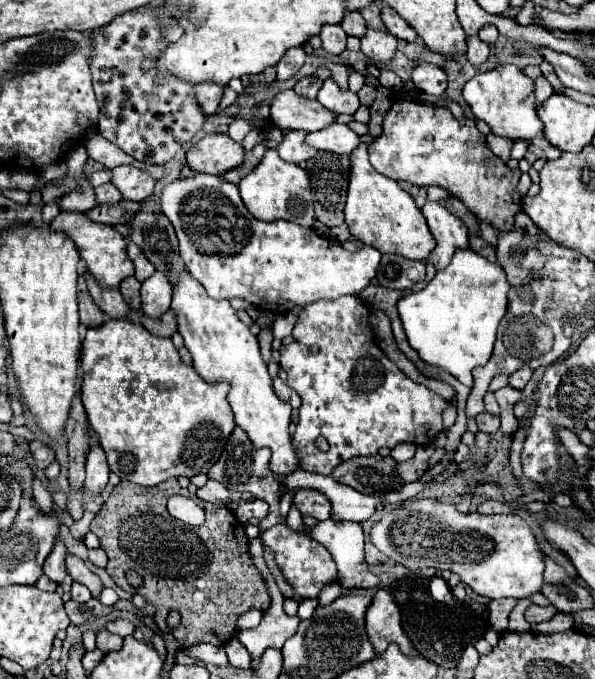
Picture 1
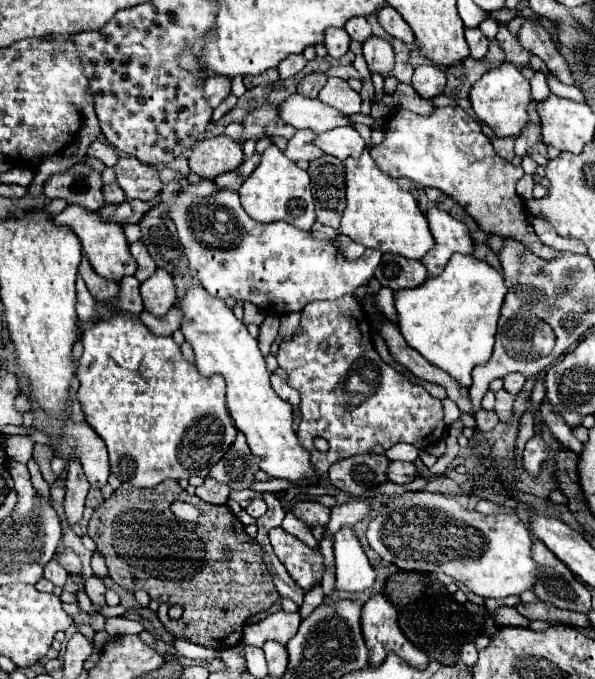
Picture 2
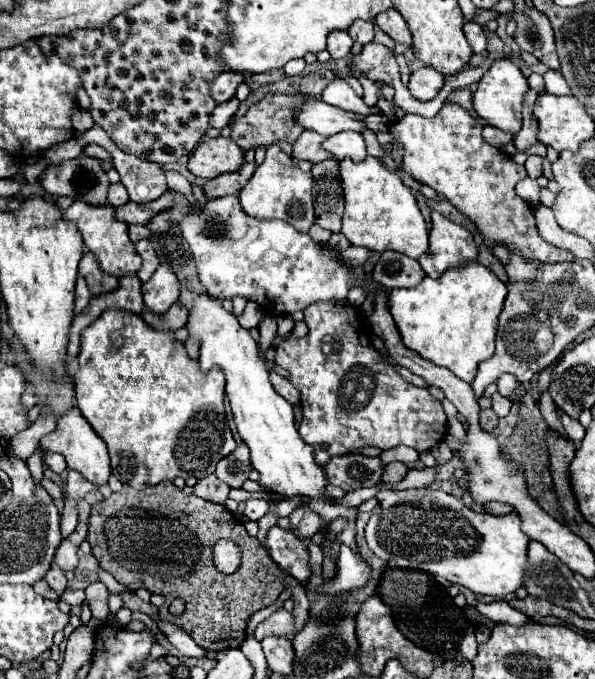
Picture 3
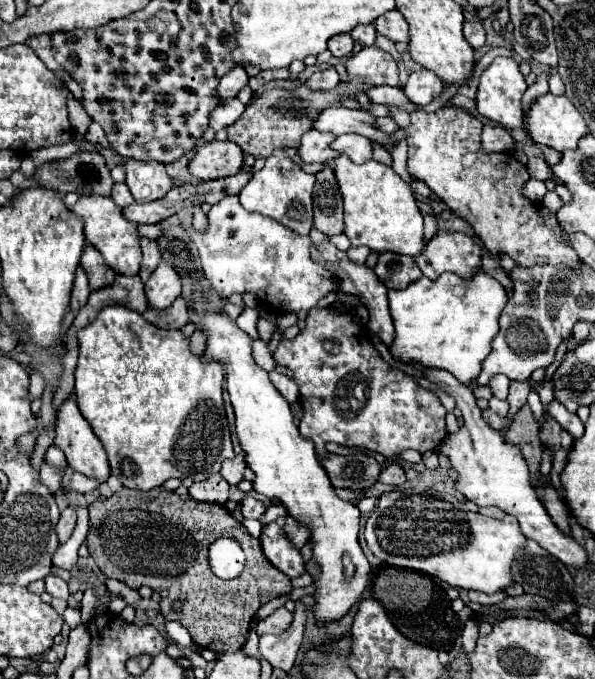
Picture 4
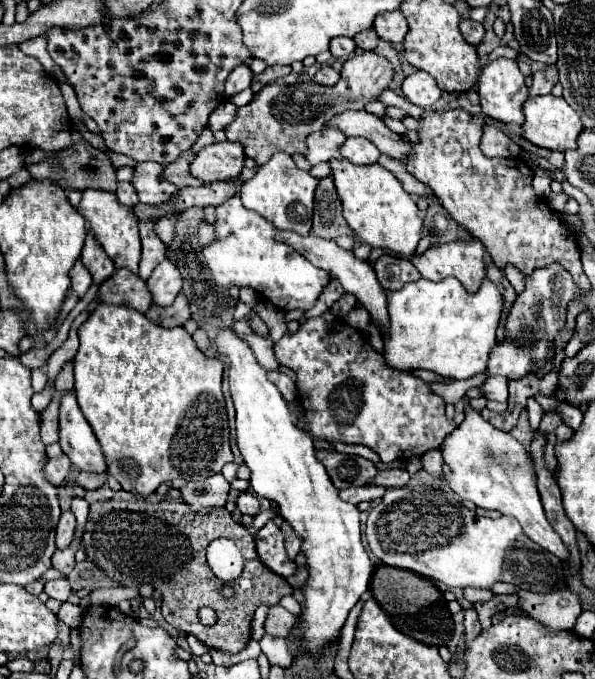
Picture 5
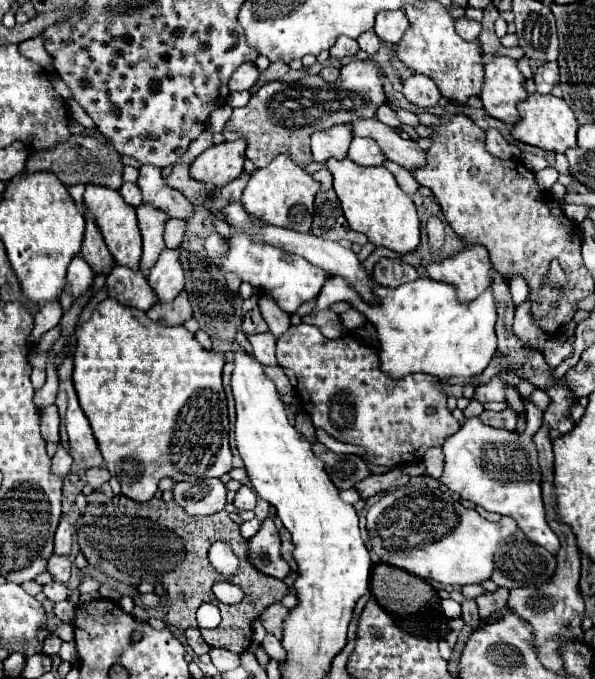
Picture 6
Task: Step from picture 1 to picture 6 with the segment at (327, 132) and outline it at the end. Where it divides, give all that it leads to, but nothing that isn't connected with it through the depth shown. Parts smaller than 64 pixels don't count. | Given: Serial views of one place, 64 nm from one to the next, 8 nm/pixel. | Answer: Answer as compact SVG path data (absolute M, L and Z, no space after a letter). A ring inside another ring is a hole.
M354 138L348 150L348 158L360 166L382 166L386 160L384 152L372 138Z

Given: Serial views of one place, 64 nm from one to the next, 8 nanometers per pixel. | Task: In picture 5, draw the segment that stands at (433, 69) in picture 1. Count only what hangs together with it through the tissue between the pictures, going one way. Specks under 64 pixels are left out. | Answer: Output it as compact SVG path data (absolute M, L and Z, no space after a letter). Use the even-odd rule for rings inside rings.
M414 72L408 76L402 84L402 92L412 104L424 110L428 110L442 96L442 90L436 86L436 80L428 72Z

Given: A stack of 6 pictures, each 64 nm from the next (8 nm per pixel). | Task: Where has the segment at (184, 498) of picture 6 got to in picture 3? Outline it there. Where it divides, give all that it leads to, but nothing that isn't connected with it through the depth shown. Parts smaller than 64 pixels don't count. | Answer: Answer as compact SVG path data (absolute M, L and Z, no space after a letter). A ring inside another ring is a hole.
M210 474L202 480L198 480L198 484L194 486L194 494L204 498L204 500L210 500L210 502L216 502L216 504L224 504L226 498L228 498L228 492L230 492L230 486L220 482L216 478L216 474Z

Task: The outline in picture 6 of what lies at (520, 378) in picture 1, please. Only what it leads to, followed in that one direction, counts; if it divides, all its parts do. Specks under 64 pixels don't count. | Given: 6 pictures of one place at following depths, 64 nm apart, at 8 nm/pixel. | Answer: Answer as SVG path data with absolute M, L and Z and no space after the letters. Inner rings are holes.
M496 376L488 384L476 386L474 400L478 400L480 404L486 404L486 402L504 402L504 382L502 382L502 378Z

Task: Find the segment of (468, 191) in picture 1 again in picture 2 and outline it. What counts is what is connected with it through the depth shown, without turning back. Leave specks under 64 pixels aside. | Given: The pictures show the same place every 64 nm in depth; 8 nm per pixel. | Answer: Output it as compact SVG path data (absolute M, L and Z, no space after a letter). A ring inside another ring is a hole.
M444 106L436 108L436 112L430 118L412 114L408 110L396 110L396 116L386 122L384 128L386 140L370 150L374 162L384 174L390 174L392 178L410 178L418 186L432 186L454 198L476 222L478 226L488 234L488 236L500 236L500 238L512 238L520 244L524 244L530 252L544 260L552 260L558 256L556 250L544 246L540 238L536 236L532 224L530 224L530 214L526 206L522 204L520 196L516 194L516 182L524 176L522 166L514 166L512 162L500 158L492 142L482 134L480 122L476 122L470 114L466 114L460 106Z

